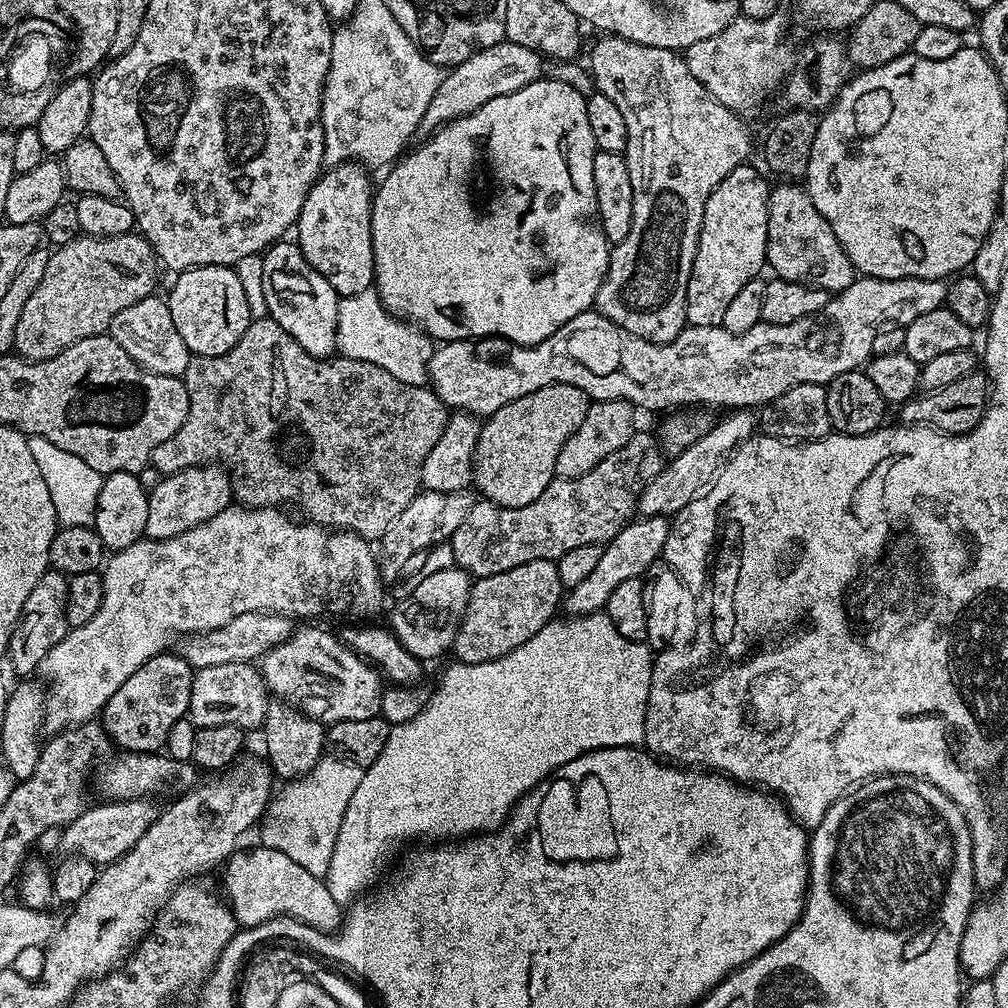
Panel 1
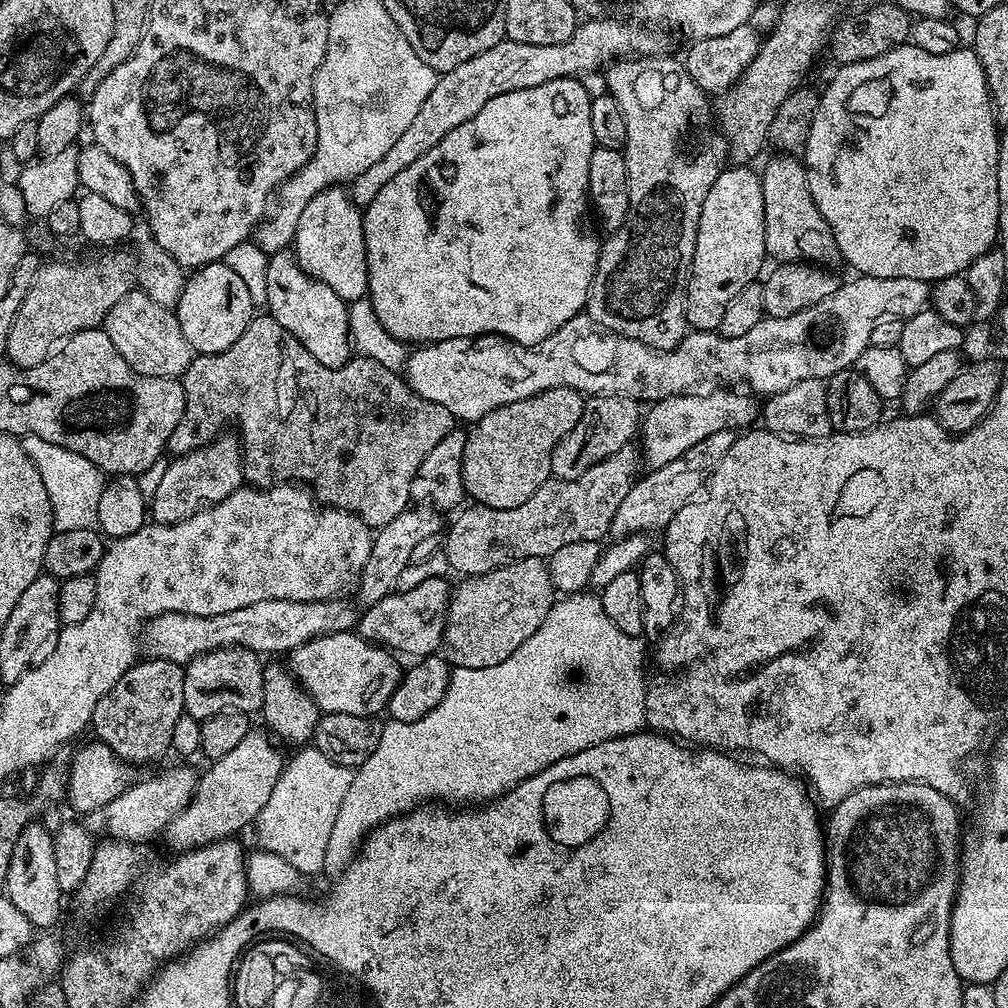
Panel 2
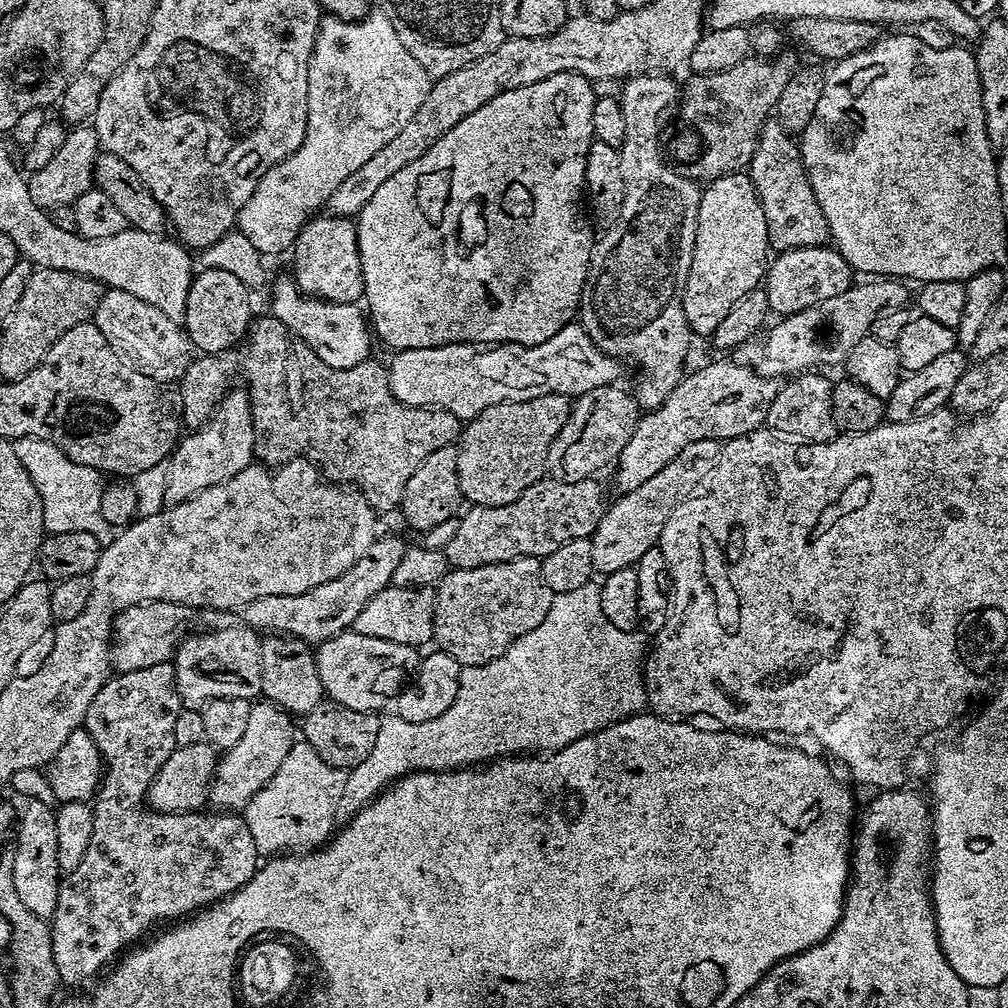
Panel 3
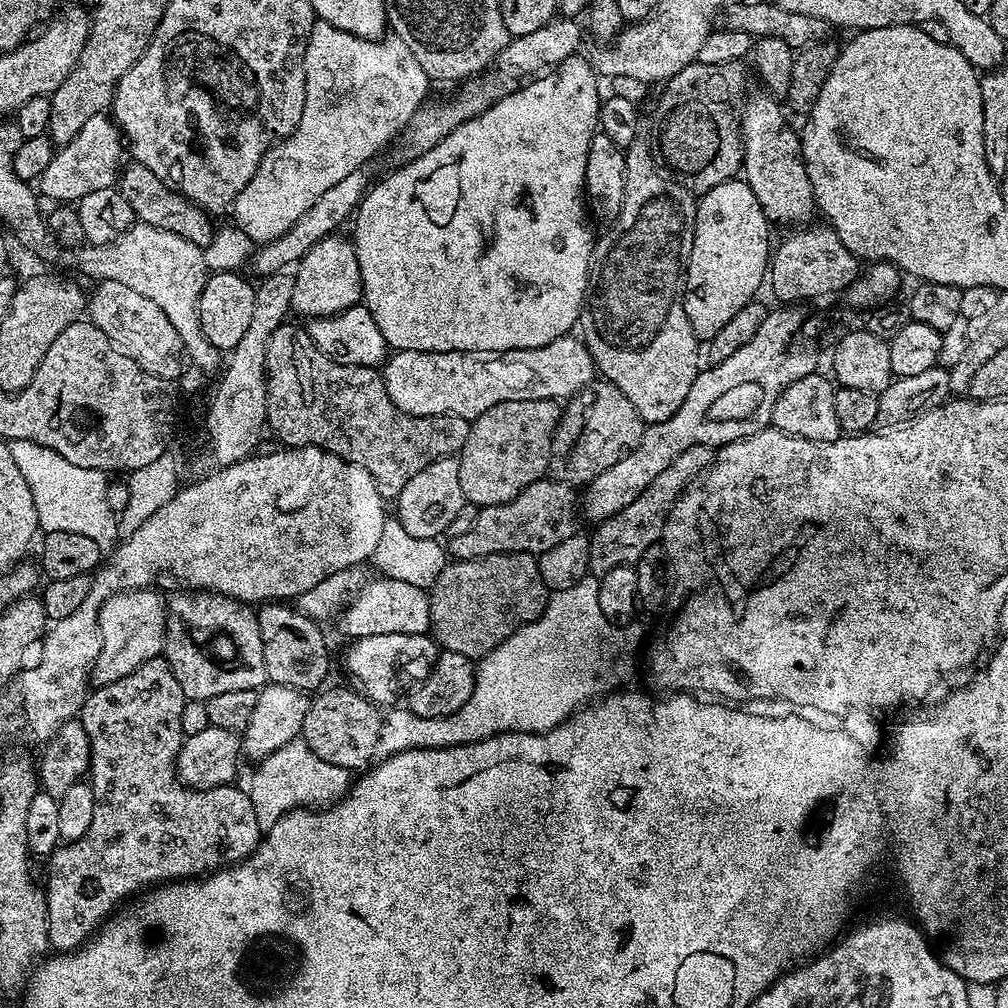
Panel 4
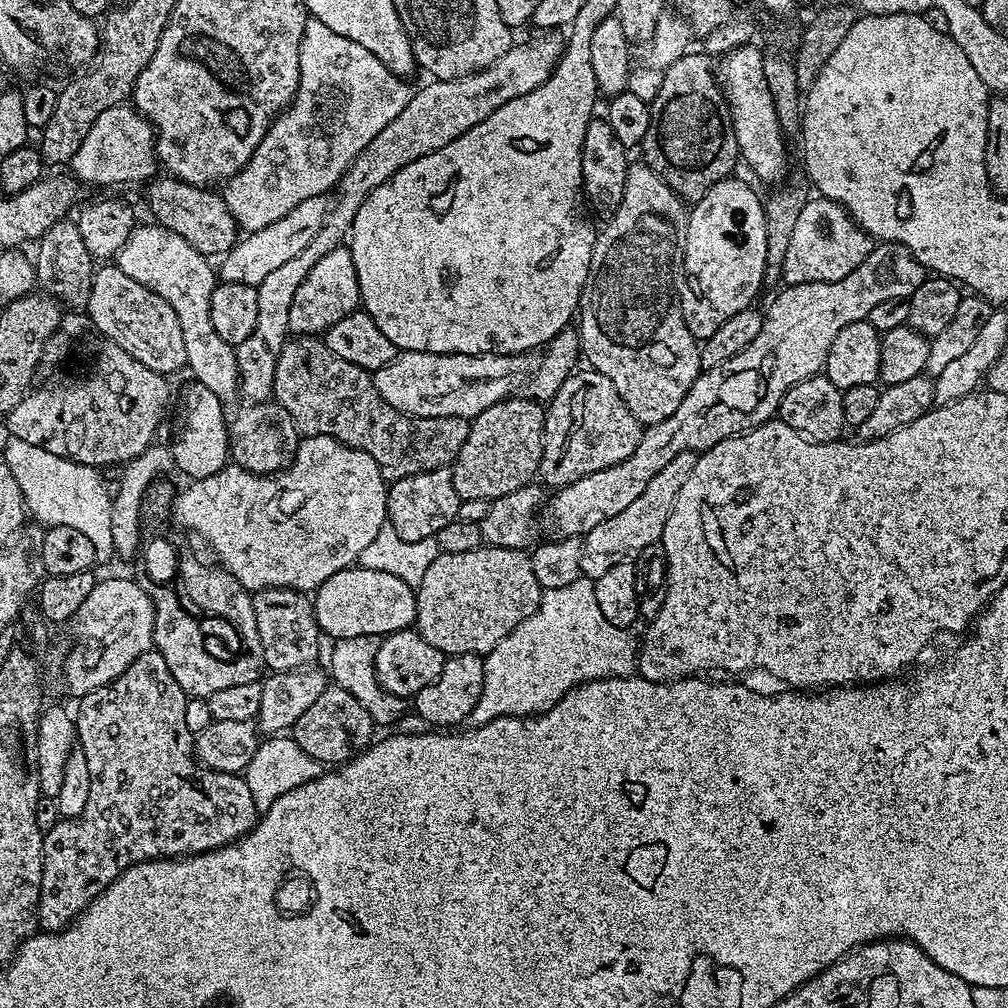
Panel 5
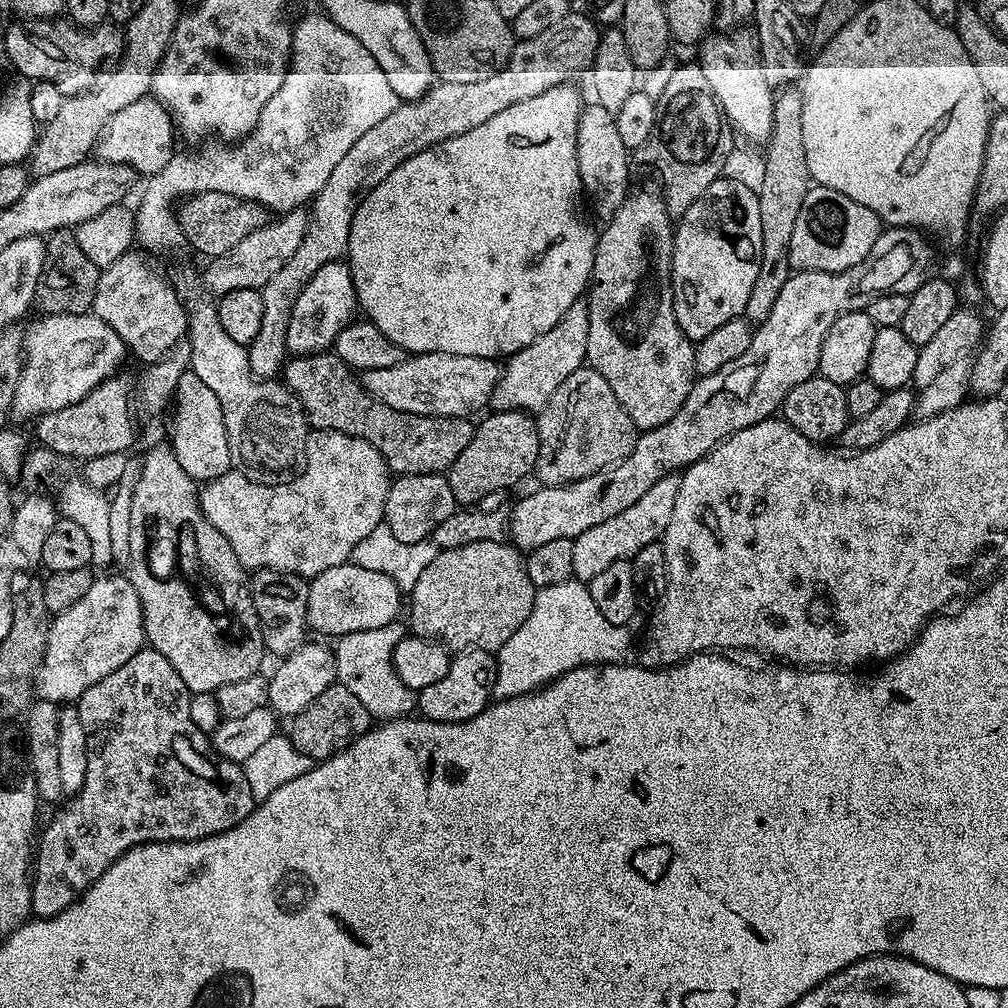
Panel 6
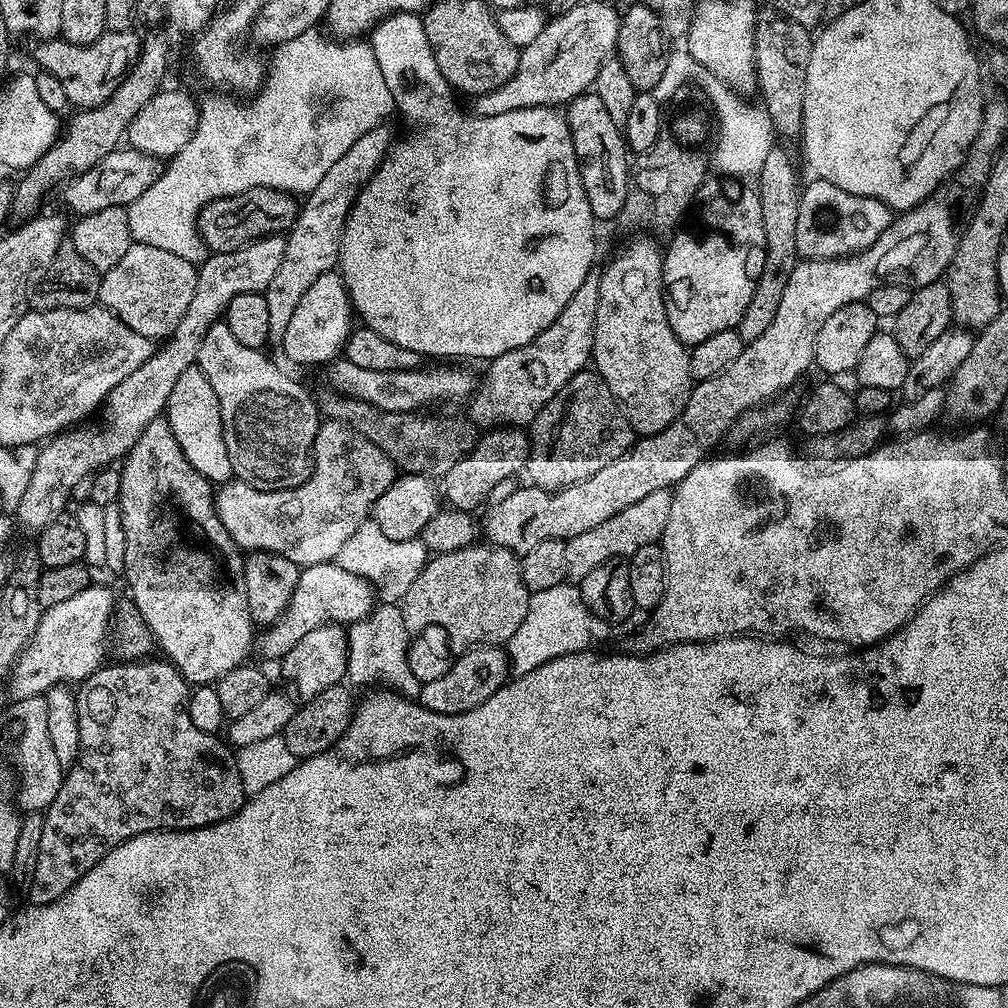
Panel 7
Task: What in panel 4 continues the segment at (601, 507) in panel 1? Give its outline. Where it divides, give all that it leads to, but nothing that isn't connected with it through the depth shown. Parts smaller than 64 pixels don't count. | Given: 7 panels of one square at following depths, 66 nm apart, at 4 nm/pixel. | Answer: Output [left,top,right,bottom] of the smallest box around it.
[446,478,578,560]

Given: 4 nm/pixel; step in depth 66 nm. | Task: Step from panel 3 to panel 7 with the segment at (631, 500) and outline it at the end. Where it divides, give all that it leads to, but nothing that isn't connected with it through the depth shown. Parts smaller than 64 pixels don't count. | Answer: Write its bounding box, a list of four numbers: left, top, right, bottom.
[564,489,672,582]

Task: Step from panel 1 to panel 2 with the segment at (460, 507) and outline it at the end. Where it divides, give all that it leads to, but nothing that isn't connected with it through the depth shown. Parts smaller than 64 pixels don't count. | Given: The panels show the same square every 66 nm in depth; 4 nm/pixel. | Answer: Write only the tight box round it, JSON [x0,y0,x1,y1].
[355,506,441,605]

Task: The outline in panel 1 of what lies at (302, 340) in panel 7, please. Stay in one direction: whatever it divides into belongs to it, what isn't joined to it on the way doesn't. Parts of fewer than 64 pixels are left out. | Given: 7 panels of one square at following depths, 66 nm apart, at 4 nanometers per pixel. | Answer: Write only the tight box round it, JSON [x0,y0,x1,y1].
[294,162,376,298]

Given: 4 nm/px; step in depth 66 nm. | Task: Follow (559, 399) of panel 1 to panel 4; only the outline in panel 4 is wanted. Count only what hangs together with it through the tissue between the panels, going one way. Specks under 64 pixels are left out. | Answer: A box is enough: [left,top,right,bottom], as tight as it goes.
[458,400,561,504]

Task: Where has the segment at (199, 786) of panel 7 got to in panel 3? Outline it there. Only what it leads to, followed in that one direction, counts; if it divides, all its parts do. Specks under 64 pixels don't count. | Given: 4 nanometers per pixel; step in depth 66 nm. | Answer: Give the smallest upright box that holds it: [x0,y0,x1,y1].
[50,663,258,985]

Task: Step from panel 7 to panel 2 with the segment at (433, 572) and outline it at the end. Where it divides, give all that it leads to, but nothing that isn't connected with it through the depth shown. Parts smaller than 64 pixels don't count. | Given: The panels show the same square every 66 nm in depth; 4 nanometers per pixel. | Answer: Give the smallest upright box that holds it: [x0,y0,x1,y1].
[442,558,558,668]

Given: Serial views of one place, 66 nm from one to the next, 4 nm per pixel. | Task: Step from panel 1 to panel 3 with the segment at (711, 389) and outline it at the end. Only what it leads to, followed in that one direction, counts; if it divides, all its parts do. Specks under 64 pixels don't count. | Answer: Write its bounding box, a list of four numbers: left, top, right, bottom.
[387,278,910,422]

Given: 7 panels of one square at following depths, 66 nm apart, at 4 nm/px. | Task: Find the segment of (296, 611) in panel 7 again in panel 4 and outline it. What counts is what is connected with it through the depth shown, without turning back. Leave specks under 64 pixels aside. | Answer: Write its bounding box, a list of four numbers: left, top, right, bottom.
[338,578,429,638]

